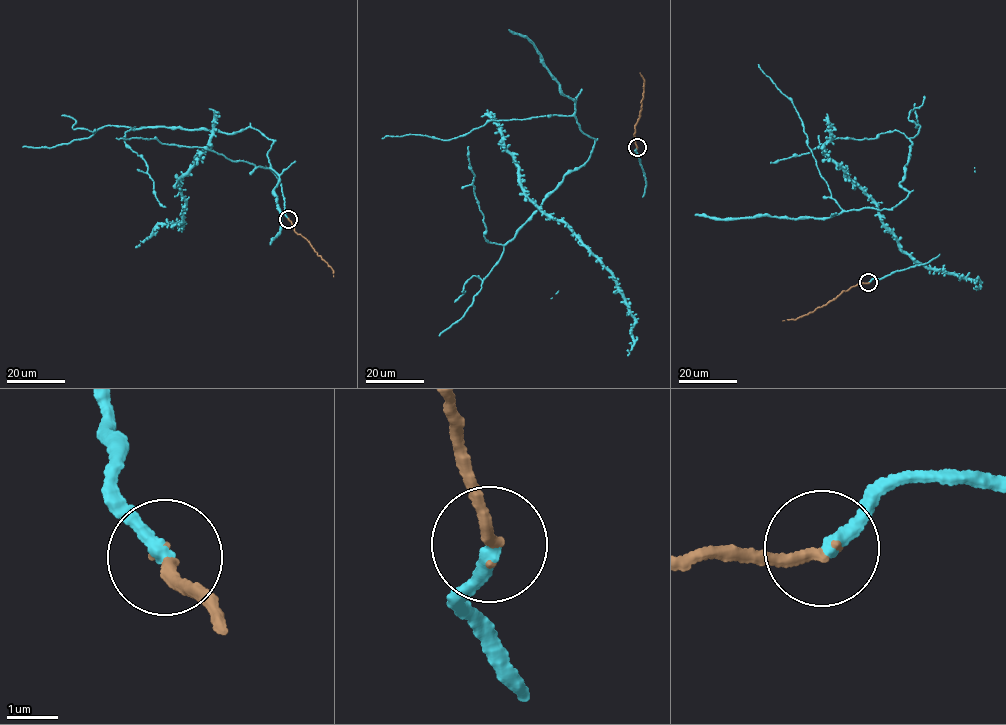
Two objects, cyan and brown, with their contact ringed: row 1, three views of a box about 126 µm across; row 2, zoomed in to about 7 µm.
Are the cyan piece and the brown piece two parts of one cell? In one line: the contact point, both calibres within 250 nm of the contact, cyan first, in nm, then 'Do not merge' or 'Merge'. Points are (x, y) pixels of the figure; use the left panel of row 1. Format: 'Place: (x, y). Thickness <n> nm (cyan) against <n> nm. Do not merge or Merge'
Place: (288, 219). Thickness 280 nm (cyan) against 240 nm. Merge

